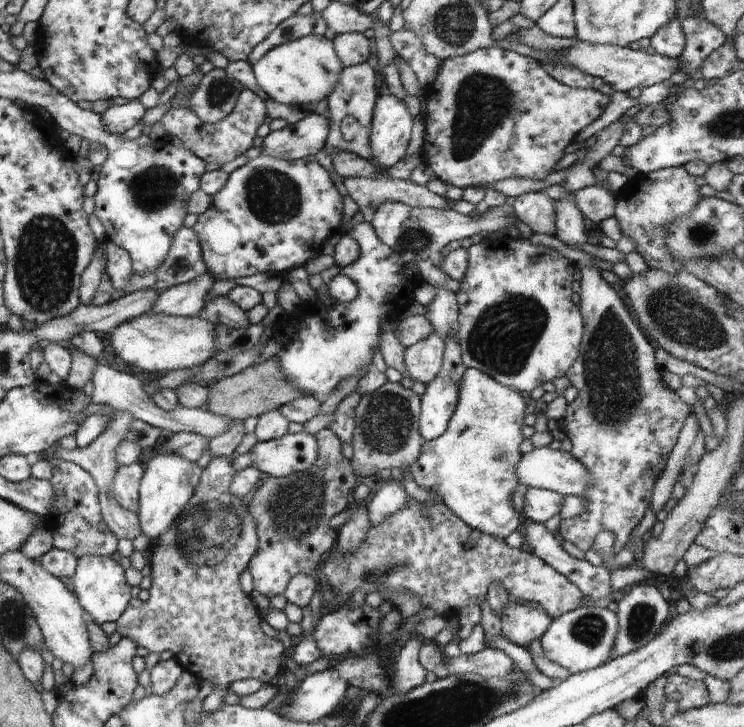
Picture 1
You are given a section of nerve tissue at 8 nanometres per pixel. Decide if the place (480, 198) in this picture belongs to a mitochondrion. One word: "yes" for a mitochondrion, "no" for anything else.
no

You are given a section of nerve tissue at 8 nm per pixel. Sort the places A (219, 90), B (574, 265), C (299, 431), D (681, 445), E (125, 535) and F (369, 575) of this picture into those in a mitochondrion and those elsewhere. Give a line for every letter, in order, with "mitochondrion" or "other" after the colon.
A: mitochondrion
B: other
C: other
D: other
E: other
F: mitochondrion

